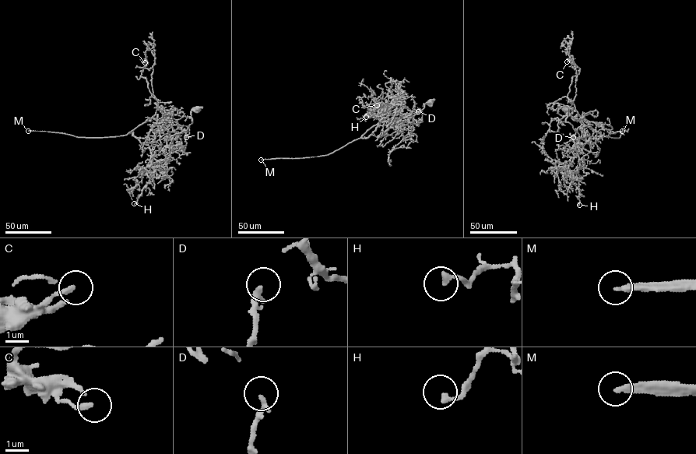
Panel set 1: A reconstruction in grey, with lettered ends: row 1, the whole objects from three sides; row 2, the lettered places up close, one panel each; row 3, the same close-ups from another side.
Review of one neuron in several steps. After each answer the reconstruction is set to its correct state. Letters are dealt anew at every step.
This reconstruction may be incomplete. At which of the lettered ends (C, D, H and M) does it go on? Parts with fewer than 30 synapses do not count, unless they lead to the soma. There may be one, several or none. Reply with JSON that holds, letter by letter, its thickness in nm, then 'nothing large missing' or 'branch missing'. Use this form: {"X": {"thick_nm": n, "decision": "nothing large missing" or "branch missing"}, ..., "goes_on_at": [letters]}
{"C": {"thick_nm": 200, "decision": "nothing large missing"}, "D": {"thick_nm": 180, "decision": "nothing large missing"}, "H": {"thick_nm": 240, "decision": "nothing large missing"}, "M": {"thick_nm": 280, "decision": "branch missing"}, "goes_on_at": ["M"]}

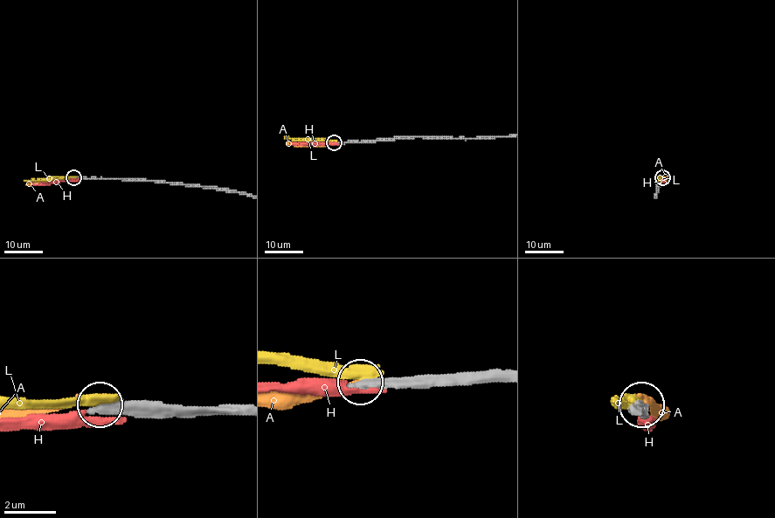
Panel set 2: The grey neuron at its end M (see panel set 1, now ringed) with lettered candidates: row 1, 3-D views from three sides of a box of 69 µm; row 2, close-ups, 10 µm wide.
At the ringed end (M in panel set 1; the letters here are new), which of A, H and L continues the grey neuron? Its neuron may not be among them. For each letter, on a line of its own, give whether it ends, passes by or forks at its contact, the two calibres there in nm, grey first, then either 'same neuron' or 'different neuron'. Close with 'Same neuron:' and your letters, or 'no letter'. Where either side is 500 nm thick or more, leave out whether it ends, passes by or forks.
A: it ends there; 400 nm thick on the grey side, 300 nm on the other; different neuron
H: it ends there; 400 nm thick on the grey side, 400 nm on the other; different neuron
L: 440 nm thick on the grey side, 500 nm on the other; different neuron
Same neuron: no letter

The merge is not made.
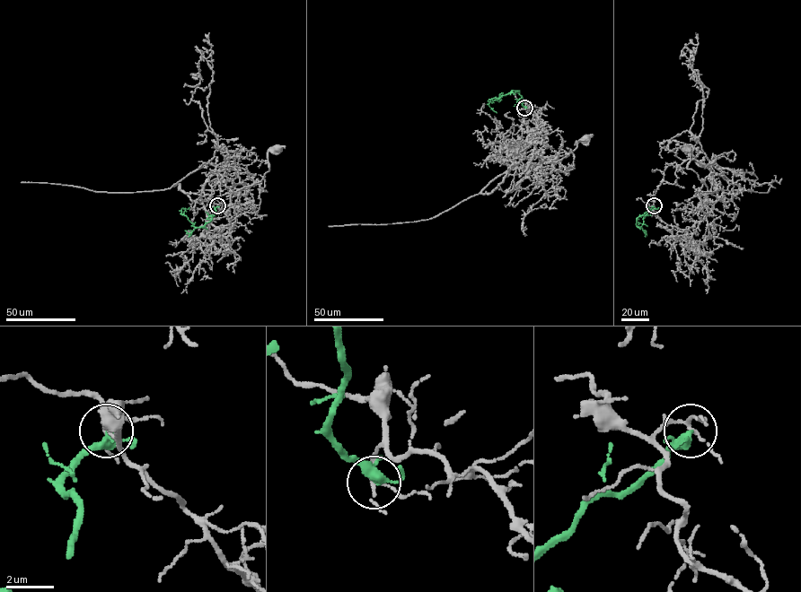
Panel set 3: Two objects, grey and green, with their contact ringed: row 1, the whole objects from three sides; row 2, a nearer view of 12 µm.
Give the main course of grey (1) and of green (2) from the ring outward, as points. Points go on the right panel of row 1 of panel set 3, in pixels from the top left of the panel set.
1: (654, 205), (653, 213), (666, 224), (687, 229), (720, 201), (687, 168), (690, 152), (685, 148)
2: (654, 205), (637, 218), (638, 226), (641, 227), (646, 213), (658, 207)

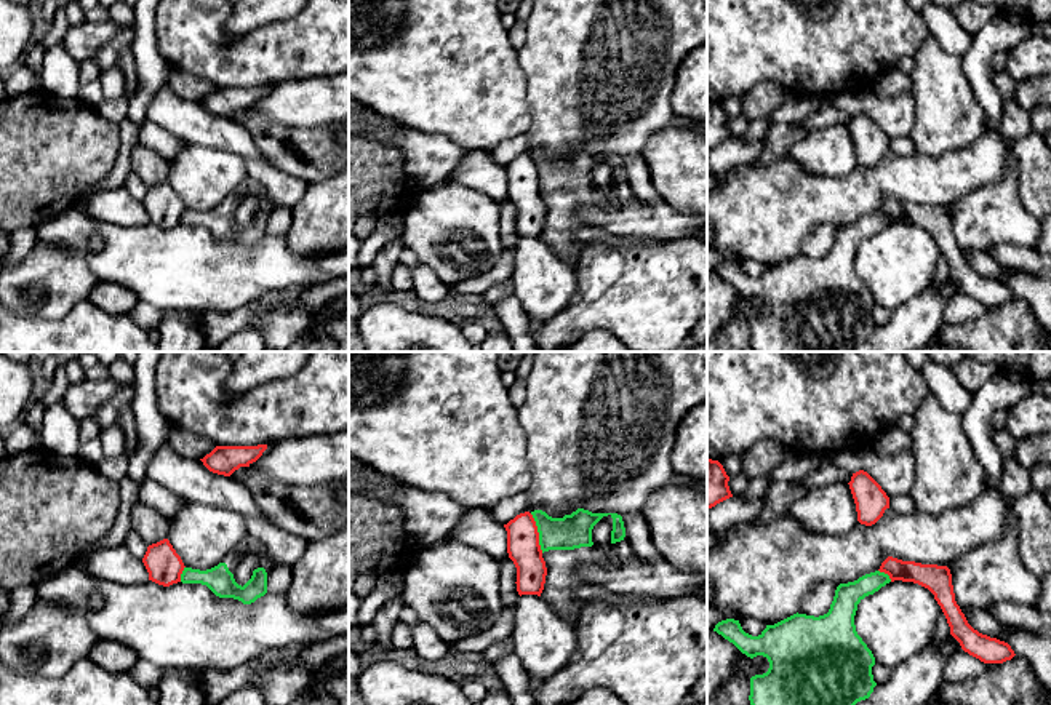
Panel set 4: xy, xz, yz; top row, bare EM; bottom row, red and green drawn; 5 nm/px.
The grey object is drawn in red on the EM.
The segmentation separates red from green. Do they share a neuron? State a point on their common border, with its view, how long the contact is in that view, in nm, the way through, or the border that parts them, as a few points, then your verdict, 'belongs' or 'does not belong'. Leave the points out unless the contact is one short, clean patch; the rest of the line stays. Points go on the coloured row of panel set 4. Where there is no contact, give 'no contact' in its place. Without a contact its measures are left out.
contact xz (538, 533); length 220 nm; border xz (530, 513), (543, 552); does not belong

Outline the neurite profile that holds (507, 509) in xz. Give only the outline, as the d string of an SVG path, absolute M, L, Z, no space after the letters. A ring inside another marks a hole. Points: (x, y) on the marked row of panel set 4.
M520 492L499 500L490 512L499 524L507 524L517 515L529 512L529 504L525 492Z

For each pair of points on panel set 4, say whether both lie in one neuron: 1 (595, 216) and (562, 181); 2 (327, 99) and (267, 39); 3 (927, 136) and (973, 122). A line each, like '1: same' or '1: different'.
1: different
2: different
3: same

